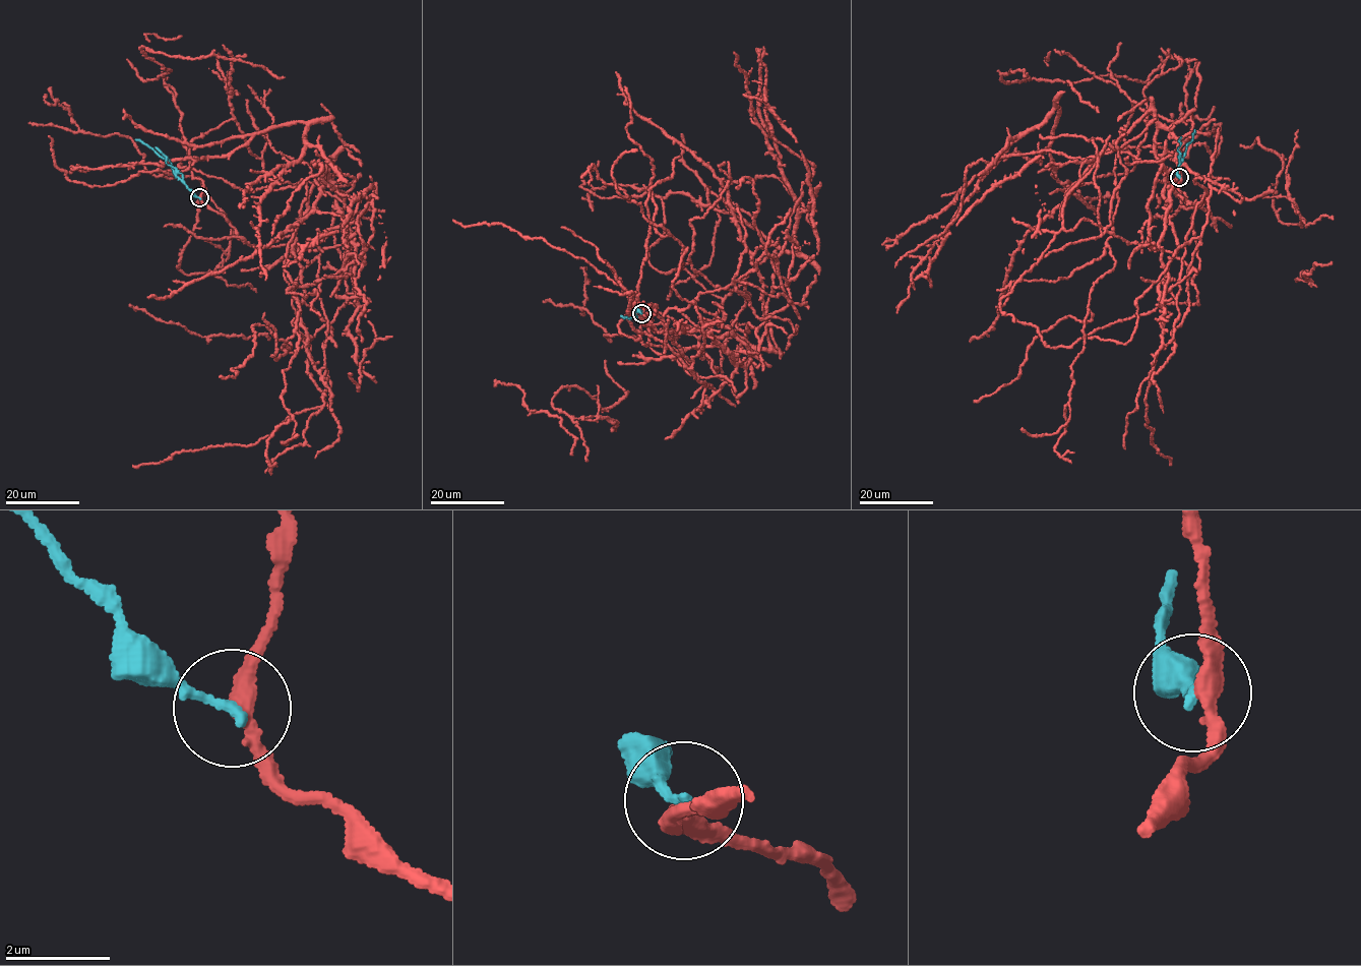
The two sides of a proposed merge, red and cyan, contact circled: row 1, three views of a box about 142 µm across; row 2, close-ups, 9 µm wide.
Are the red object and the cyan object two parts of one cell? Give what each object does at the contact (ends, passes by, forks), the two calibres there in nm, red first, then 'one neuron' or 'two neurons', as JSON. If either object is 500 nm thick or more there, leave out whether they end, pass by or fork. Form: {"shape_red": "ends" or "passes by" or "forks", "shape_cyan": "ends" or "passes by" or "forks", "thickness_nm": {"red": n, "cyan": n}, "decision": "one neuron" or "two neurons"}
{"shape_red": "passes by", "shape_cyan": "ends", "thickness_nm": {"red": 280, "cyan": 180}, "decision": "two neurons"}

